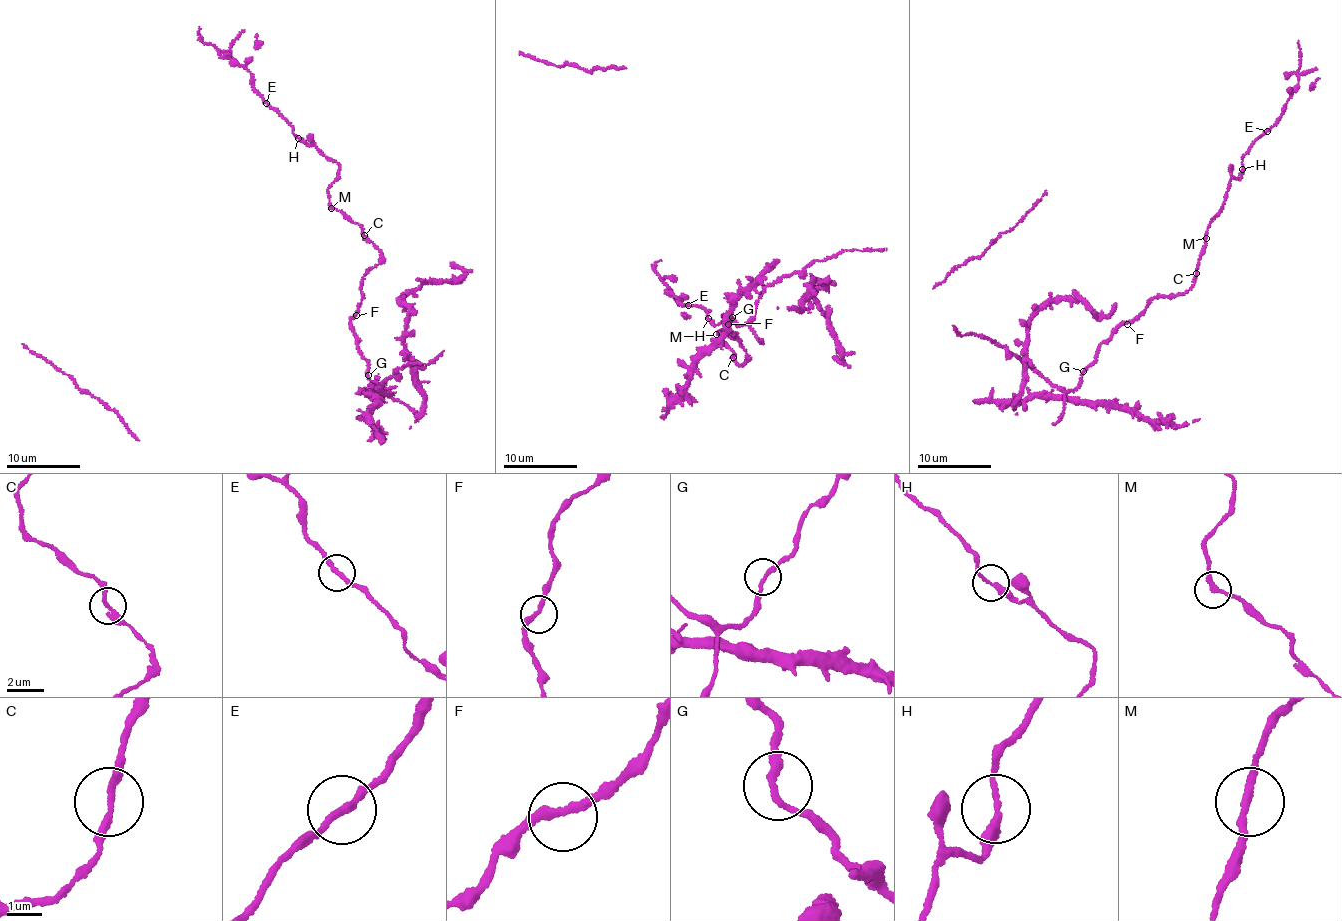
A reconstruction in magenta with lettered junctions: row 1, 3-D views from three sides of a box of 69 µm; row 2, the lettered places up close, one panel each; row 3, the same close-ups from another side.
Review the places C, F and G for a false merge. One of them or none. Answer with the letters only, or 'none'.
none

